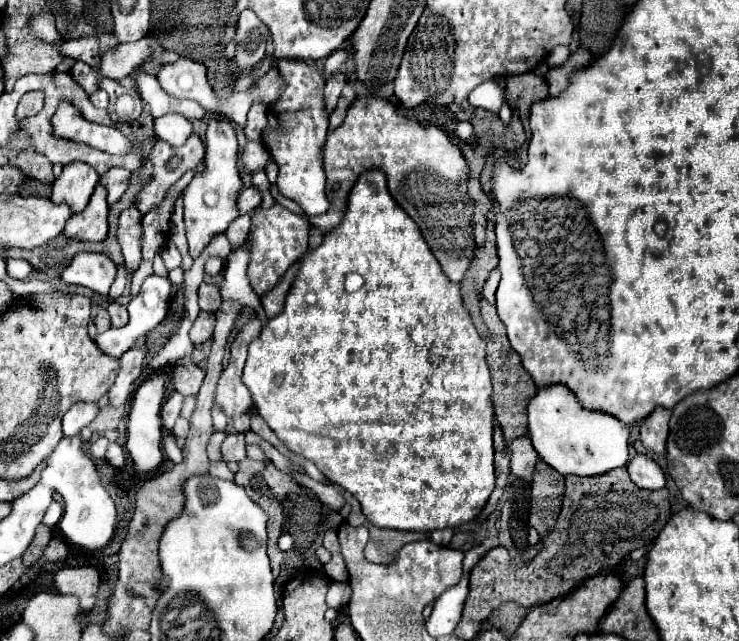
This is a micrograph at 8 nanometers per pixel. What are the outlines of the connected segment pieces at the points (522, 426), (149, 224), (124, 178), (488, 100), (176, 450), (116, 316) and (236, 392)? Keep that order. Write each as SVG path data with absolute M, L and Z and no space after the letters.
M493 221L487 223L487 239L483 247L475 249L475 259L471 261L471 267L467 269L467 275L461 281L461 297L463 297L463 305L467 307L479 335L487 341L487 365L491 371L491 381L493 381L493 405L495 405L495 417L503 429L505 441L509 443L515 437L527 435L527 403L529 399L537 393L537 385L533 383L531 375L525 371L525 367L521 365L521 359L517 359L519 355L515 351L511 351L507 333L505 333L505 325L497 319L497 309L493 305L489 305L481 295L483 283L489 277L489 273L497 267L497 253L495 253L495 233L493 233Z
M197 169L187 171L167 193L165 201L159 207L153 207L147 215L143 215L143 239L141 239L141 253L143 253L143 261L139 265L139 269L131 275L131 295L137 295L141 289L141 283L147 275L153 273L153 257L155 253L165 245L167 235L169 235L169 219L175 207L175 199L179 197L179 193L189 185L189 181L195 177Z
M109 169L105 175L99 177L99 183L107 187L107 203L113 205L127 189L129 183L129 171L127 169Z
M487 81L487 83L481 83L475 91L471 91L471 95L467 97L467 101L473 105L473 107L481 107L481 109L491 109L491 111L499 111L501 103L505 101L505 93L503 89L493 83L493 81Z
M165 435L163 437L163 453L173 463L181 463L183 461L182 450L177 446L176 438L173 435Z
M111 303L107 307L107 311L109 311L109 317L111 317L111 327L123 327L123 325L127 325L129 315L127 315L127 309L125 307Z
M255 313L251 321L247 321L235 335L231 349L229 349L229 365L223 369L219 383L217 383L217 395L215 403L223 409L227 417L233 417L235 413L245 413L251 409L251 395L249 389L243 385L241 375L243 375L243 365L247 359L247 345L253 337L259 335L263 323L259 315Z

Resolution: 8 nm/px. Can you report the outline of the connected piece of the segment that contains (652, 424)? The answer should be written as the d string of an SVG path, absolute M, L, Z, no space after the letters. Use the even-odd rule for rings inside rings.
M657 407L651 415L647 415L641 423L641 443L653 453L665 453L665 441L669 433L669 417L671 411L665 407Z

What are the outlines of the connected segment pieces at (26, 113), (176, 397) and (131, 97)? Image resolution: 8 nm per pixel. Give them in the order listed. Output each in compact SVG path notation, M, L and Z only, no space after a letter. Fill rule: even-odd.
M31 93L31 97L25 97L17 107L17 119L25 119L31 115L37 115L43 109L43 93Z
M177 391L169 395L169 399L165 401L163 409L161 409L161 421L163 421L163 427L167 431L173 429L175 425L175 419L179 417L179 411L181 411L181 403L183 403L183 395L179 395Z
M103 79L101 89L109 93L109 117L115 123L133 123L143 111L143 99L133 87L123 87L119 81Z

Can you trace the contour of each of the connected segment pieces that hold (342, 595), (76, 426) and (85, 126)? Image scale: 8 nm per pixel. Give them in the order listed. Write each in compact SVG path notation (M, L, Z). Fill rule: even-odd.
M331 583L327 593L327 605L339 609L349 601L349 595L351 595L351 587L347 583Z
M75 403L65 415L63 415L63 435L71 437L77 435L83 427L87 427L95 415L97 415L95 403Z
M69 103L59 105L59 111L53 117L53 133L55 137L87 143L105 153L125 155L133 147L131 139L125 137L121 131L117 131L115 127L85 121L81 113L75 111L75 107L71 107Z

